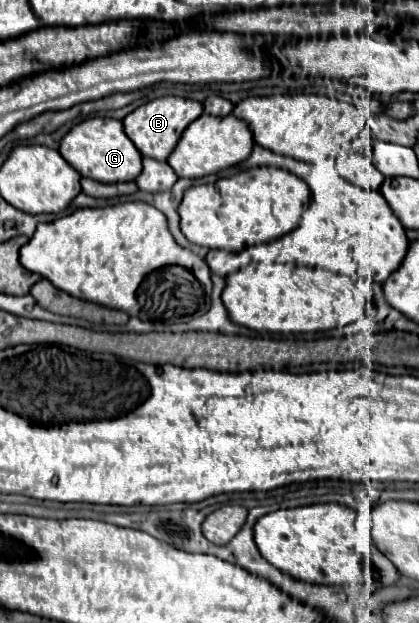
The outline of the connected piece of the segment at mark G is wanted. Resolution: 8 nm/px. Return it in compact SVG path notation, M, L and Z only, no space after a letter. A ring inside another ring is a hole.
M94 117L74 125L60 141L60 155L82 175L100 183L120 183L134 181L142 171L142 155L124 135L122 123L118 119Z

